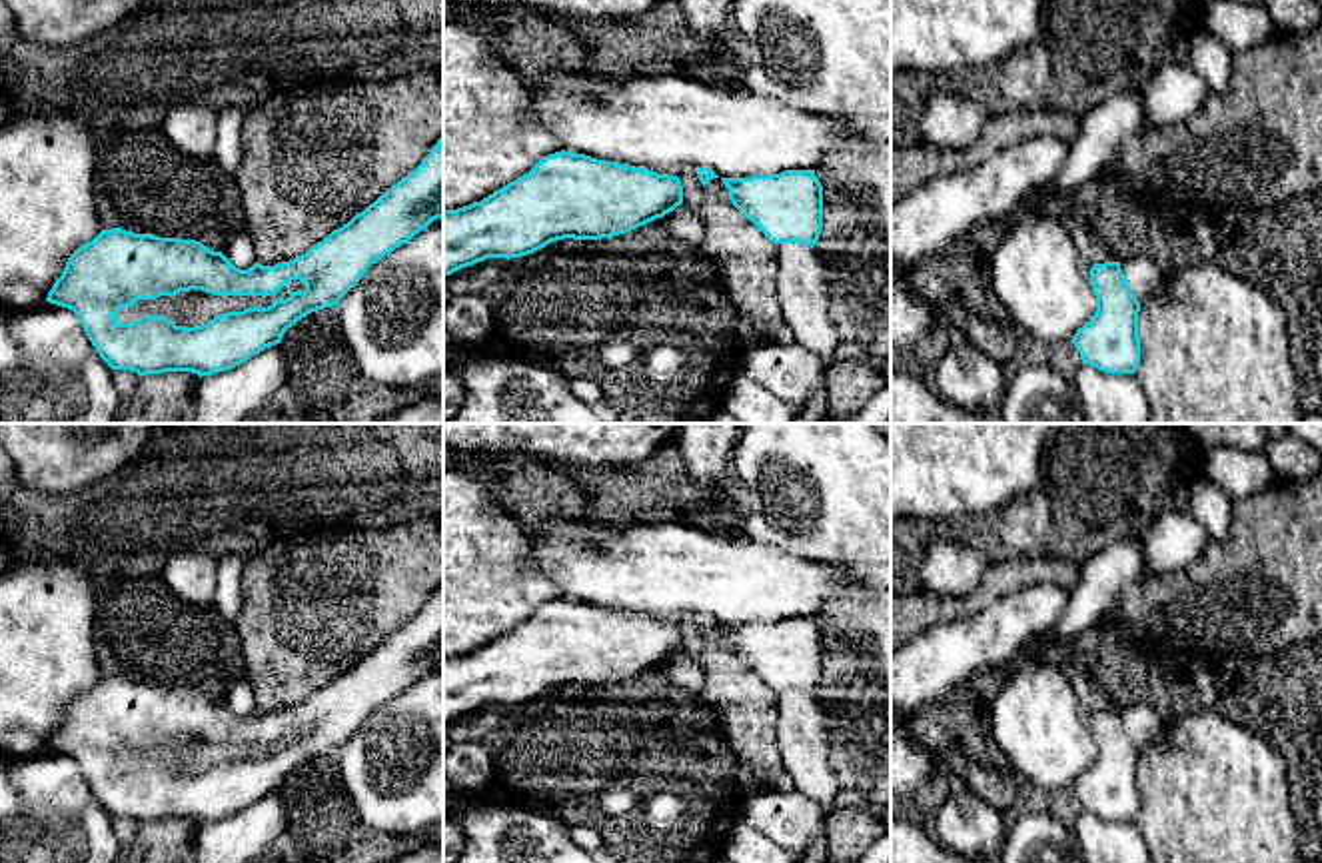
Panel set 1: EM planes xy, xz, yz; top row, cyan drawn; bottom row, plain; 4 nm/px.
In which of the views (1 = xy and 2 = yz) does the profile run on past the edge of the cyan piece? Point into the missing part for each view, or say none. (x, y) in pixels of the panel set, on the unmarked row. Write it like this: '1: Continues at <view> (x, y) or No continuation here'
1: No continuation here
2: No continuation here

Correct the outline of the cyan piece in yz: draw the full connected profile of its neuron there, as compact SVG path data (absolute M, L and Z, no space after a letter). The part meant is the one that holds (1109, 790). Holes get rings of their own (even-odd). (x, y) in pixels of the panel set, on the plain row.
M1120 709L1094 711L1090 733L1096 759L1076 777L1072 791L1082 811L1106 821L1134 821L1140 811L1140 749L1126 731Z

